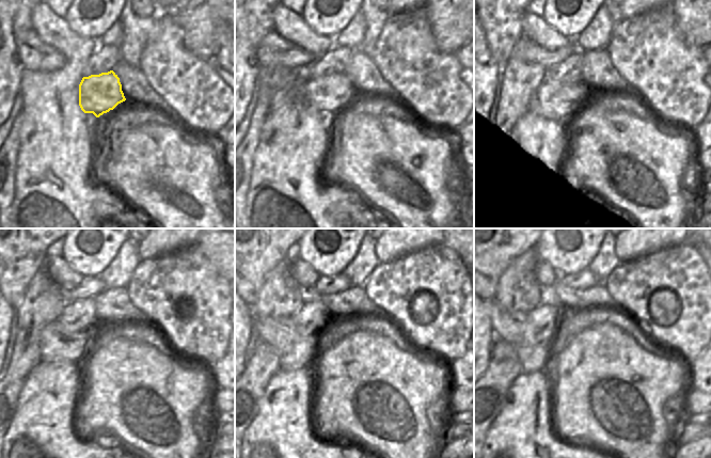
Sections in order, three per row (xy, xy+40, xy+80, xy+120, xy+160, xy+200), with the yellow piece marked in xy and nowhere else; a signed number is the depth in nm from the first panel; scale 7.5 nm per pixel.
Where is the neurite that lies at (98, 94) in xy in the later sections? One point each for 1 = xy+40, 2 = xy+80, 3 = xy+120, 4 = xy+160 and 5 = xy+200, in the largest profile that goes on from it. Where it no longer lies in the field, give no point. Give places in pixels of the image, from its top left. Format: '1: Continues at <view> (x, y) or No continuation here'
1: Continues at xy+40 (329, 95)
2: Continues at xy+80 (554, 100)
3: Continues at xy+120 (57, 343)
4: Continues at xy+160 (296, 351)
5: Continues at xy+200 (509, 327).

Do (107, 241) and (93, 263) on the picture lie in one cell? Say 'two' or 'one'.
one

